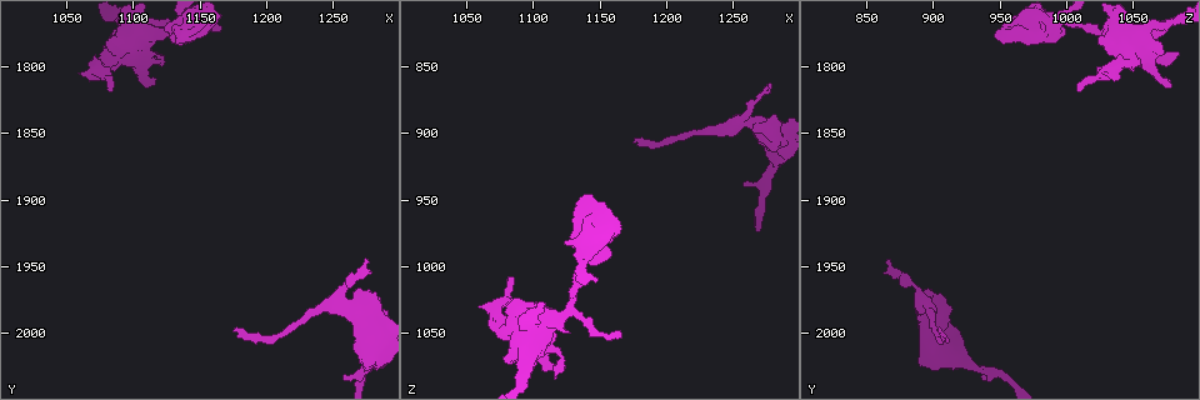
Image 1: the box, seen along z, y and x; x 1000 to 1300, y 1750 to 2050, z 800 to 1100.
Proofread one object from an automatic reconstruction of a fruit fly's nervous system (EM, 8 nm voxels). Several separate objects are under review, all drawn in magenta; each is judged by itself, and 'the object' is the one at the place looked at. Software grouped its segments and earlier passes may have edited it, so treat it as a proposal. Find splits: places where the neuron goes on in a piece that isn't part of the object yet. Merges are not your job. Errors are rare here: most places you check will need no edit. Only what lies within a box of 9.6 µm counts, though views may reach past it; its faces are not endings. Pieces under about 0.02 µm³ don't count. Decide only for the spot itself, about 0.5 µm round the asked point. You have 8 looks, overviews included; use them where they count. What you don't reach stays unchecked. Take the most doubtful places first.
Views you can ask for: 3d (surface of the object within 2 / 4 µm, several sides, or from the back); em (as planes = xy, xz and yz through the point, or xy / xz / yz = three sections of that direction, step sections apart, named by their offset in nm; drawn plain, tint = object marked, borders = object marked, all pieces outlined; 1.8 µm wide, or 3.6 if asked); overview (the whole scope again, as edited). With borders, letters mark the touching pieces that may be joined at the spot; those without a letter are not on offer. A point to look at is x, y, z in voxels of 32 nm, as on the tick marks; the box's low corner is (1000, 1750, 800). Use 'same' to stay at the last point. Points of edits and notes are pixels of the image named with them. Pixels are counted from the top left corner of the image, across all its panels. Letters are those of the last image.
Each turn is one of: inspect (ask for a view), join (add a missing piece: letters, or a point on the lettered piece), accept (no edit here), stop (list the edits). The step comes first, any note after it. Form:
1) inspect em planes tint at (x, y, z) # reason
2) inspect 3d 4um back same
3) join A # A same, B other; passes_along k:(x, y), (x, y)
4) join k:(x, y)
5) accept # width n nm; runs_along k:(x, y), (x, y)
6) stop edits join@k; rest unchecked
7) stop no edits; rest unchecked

inspect em xy step 8 tint at (1174, 1996, 906)

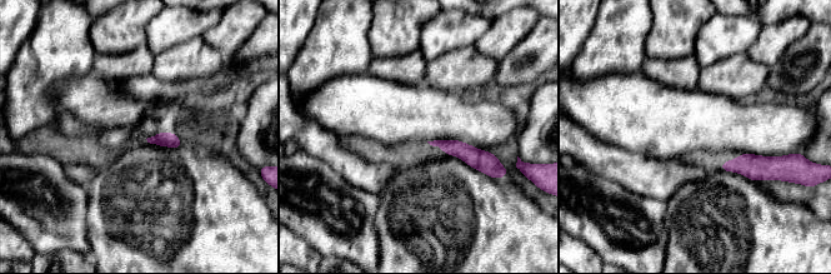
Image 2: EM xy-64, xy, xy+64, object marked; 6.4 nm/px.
inspect em xz step 8 borders same # another direction

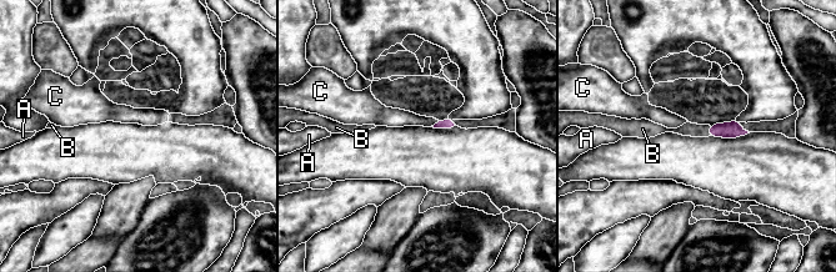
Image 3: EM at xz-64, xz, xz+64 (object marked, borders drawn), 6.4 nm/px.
join B # longest_contact B 80 nm; A other, B same, C other; passes_along 3:(731, 130), (710, 131), (694, 130); the neuron continues

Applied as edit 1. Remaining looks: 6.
inspect 3d 2um at (1164, 1774, 1052) # thin end

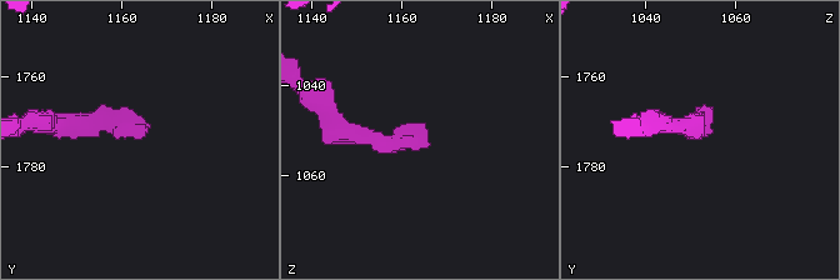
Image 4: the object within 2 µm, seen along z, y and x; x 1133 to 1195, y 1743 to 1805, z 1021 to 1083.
inspect em planes borders at (1165, 1773, 1049) # now the EM

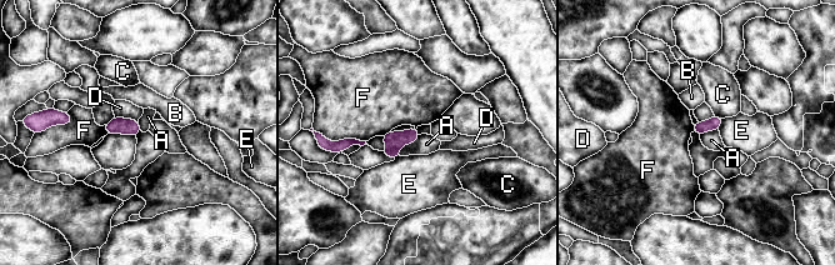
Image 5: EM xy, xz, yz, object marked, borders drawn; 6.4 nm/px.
accept # A other, B other, C other, D other, E other, F other; border 5:(420, 135), (403, 144), (399, 154); none of them fits

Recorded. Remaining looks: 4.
inspect em planes tint at (1150, 1772, 998) # free end

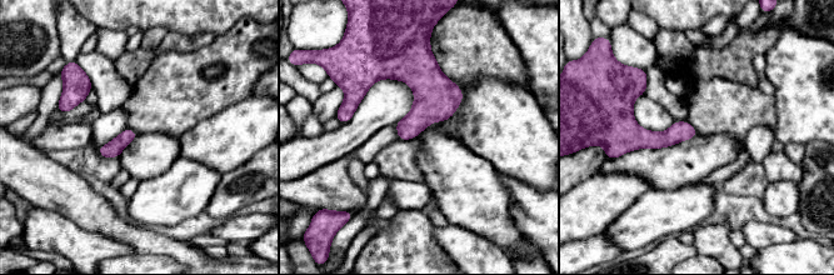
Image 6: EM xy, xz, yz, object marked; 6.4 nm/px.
inspect em planes borders same

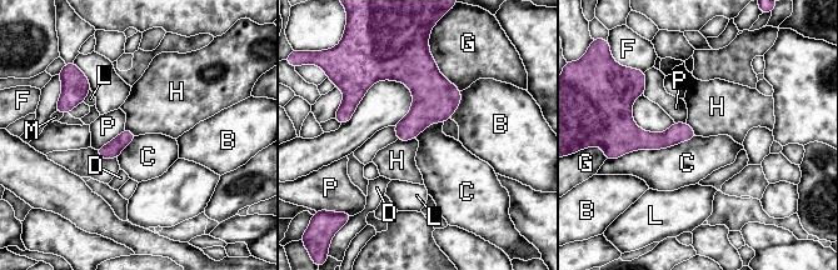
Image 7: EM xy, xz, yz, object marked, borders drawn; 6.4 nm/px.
accept # B other, C other, D other, F other, G other, H other, L other, M other, P other; border 7:(414, 138), (397, 140); no lettered piece goes on from it

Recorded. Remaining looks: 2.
stop edits join@3; rest unchecked

